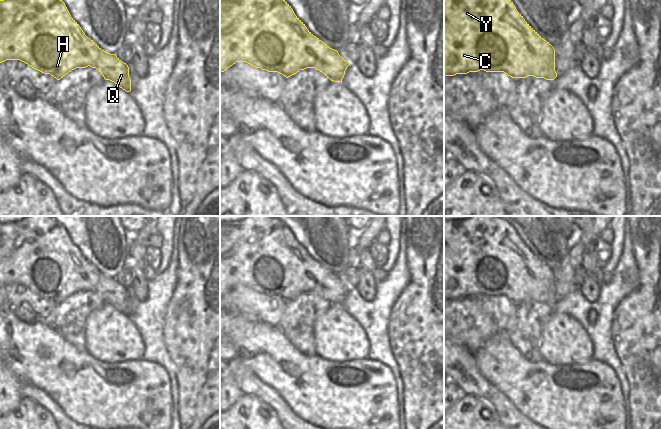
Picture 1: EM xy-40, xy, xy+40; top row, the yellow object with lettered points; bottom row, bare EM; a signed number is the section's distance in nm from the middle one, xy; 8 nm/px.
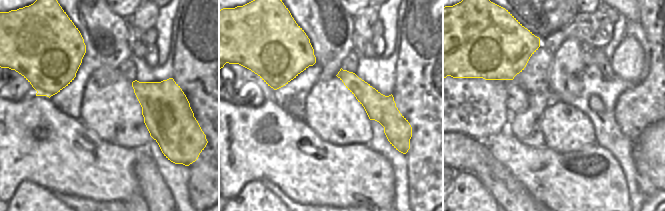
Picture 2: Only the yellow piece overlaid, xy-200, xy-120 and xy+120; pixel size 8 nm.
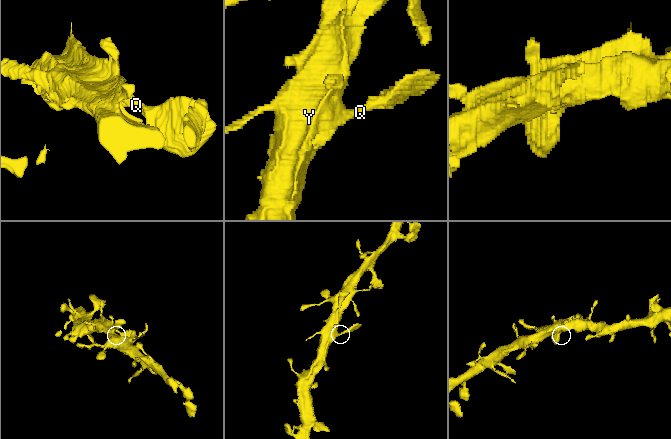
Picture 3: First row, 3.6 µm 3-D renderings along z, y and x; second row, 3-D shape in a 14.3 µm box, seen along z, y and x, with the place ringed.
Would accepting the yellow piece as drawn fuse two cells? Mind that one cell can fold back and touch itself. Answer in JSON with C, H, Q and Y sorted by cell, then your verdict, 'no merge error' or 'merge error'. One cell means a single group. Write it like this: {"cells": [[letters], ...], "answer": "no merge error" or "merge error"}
{"cells": [["C", "H", "Q", "Y"]], "answer": "no merge error"}

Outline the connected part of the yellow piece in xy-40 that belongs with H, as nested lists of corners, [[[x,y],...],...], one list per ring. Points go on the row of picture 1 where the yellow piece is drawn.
[[[0,0],[0,63],[6,60],[20,60],[44,74],[50,74],[57,80],[76,68],[90,66],[96,68],[105,80],[114,82],[126,92],[131,91],[128,65],[115,54],[102,50],[88,38],[71,17],[62,0]]]

